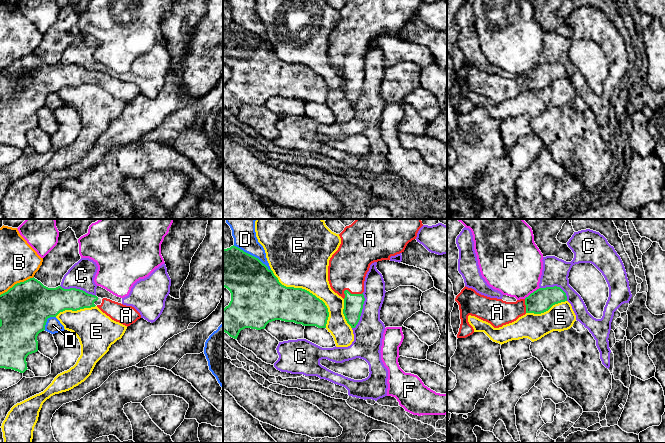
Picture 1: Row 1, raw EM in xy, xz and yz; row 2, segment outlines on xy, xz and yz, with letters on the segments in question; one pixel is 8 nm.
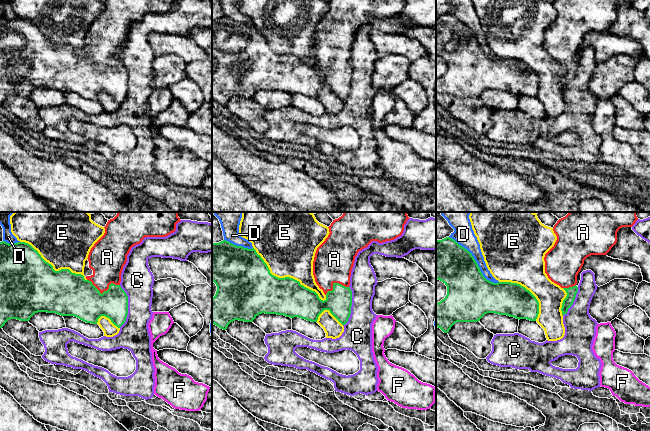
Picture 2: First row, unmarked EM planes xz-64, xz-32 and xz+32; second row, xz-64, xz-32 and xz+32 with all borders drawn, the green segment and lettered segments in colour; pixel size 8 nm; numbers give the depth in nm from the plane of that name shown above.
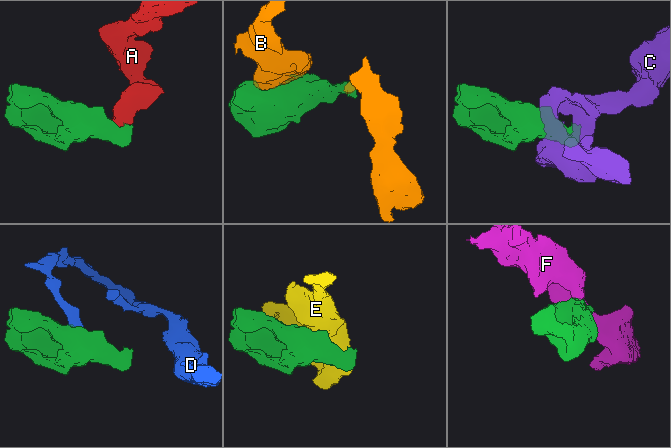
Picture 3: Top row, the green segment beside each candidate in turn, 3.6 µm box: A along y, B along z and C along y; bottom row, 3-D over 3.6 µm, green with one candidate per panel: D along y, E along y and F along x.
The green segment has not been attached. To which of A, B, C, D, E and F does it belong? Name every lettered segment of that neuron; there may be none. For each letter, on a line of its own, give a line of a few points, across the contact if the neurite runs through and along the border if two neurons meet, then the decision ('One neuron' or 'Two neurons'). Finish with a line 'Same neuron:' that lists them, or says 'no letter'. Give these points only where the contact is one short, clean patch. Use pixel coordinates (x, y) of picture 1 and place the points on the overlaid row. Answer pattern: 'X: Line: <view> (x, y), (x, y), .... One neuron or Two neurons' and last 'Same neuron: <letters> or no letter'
A: Line: xz (353, 303), (353, 296), (349, 292), (348, 266). One neuron
B: Two neurons
C: Two neurons
D: Two neurons
E: Two neurons
F: Two neurons
Same neuron: A

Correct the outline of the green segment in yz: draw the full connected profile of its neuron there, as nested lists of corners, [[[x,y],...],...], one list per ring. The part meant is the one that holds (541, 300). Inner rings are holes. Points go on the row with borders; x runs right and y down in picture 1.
[[[557,286],[539,288],[525,299],[506,302],[477,293],[474,289],[464,287],[456,296],[459,305],[461,324],[457,338],[466,338],[474,333],[468,322],[468,316],[475,316],[490,323],[494,328],[516,321],[526,313],[541,314],[553,305],[567,301],[566,293]]]

